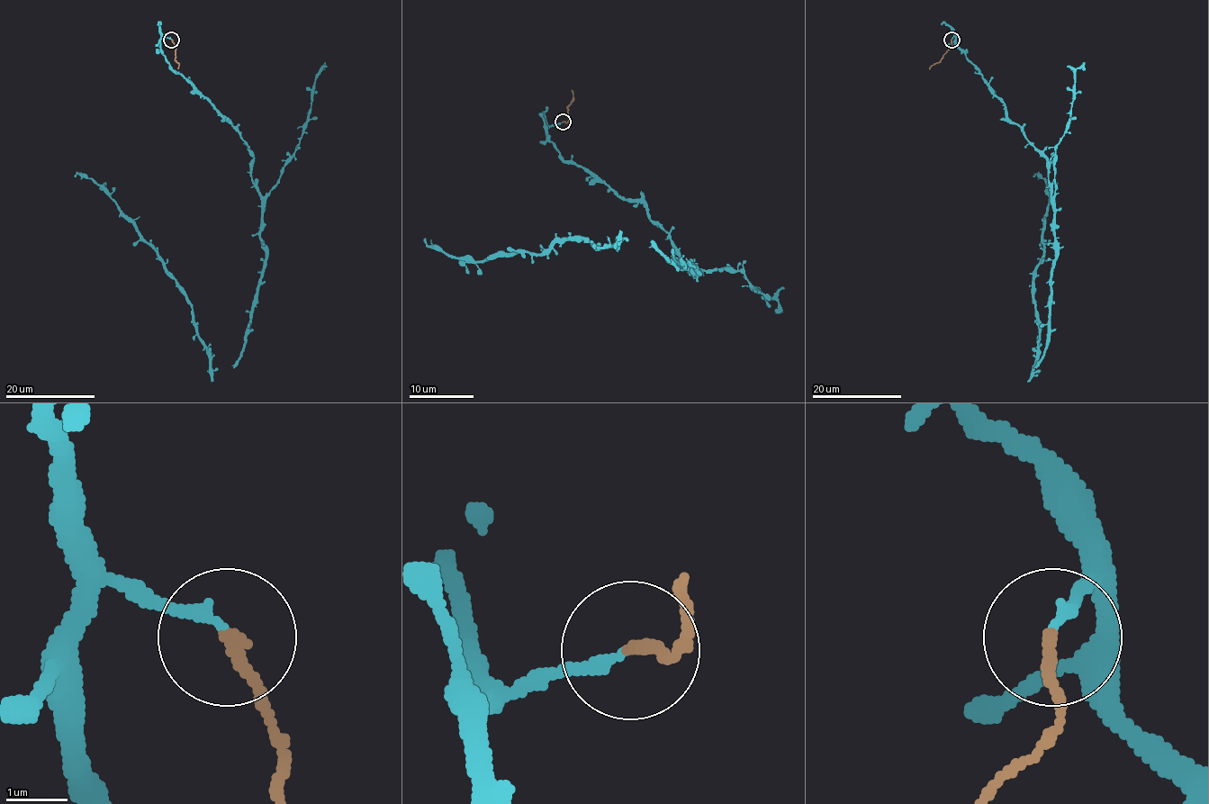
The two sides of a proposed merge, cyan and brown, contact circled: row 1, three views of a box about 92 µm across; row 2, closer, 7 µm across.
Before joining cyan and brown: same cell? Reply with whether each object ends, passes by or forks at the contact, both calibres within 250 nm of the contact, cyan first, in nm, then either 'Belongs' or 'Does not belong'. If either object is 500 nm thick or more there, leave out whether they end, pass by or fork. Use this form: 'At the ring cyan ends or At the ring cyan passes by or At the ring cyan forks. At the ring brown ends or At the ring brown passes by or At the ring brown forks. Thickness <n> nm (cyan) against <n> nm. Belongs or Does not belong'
At the ring cyan ends. At the ring brown ends. Thickness 180 nm (cyan) against 220 nm. Does not belong

